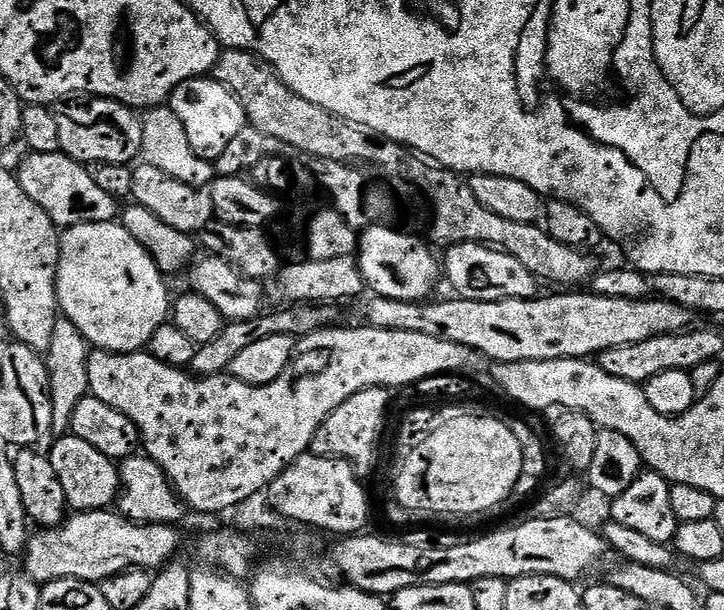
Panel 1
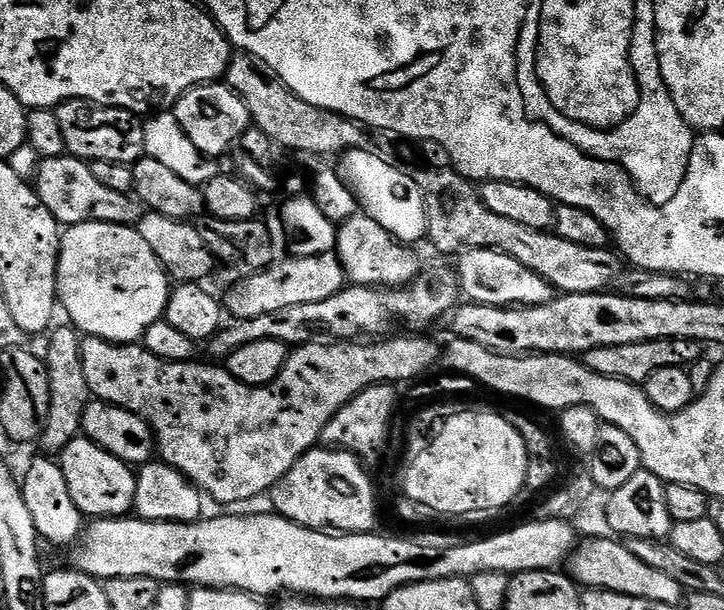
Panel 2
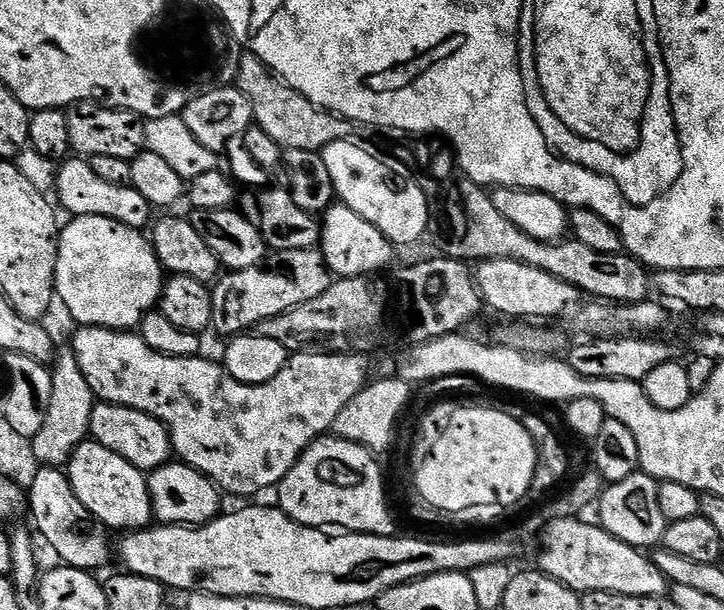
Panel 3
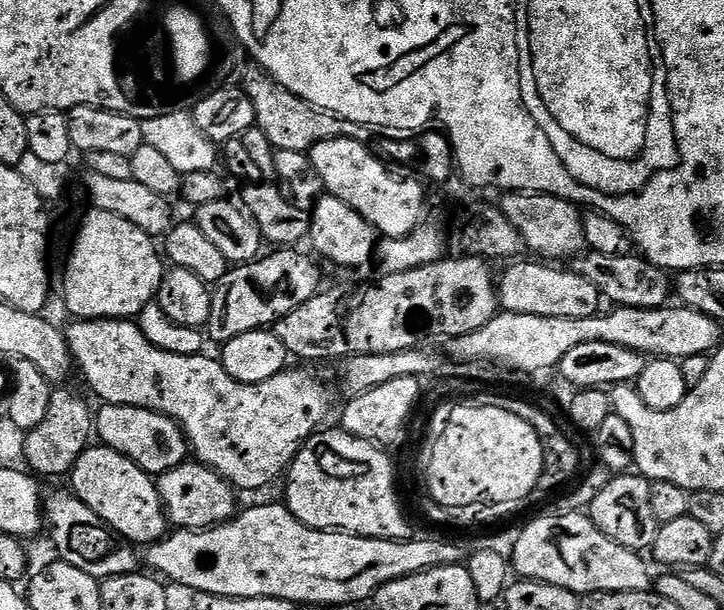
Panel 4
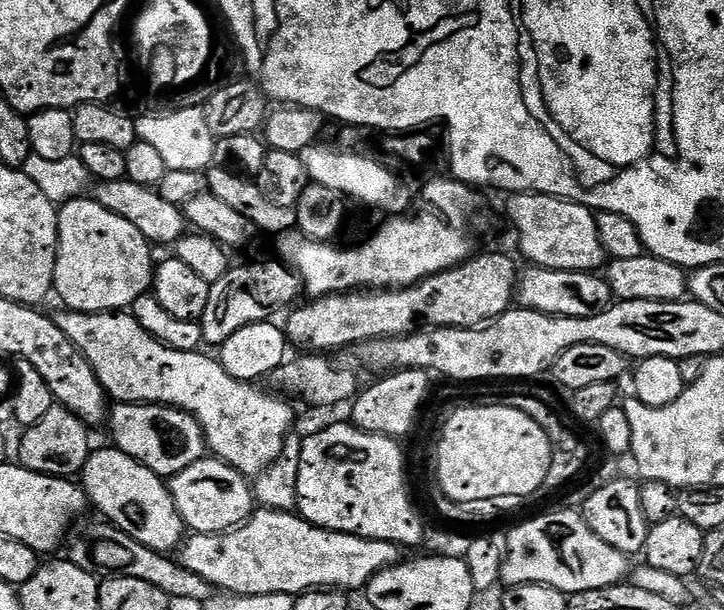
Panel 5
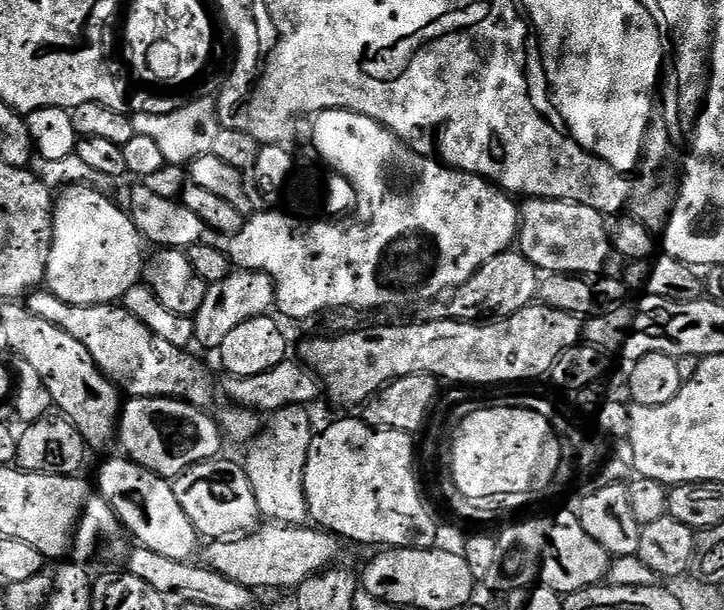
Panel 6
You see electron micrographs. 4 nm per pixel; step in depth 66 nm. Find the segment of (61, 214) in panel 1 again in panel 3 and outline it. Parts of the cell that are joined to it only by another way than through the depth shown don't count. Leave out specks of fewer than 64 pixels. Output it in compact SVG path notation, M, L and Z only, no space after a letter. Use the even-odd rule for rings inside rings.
M68 158L59 165L56 175L56 186L54 189L55 199L60 199L59 207L69 213L69 217L97 216L98 218L110 218L114 222L122 222L126 226L137 230L144 230L153 223L154 209L142 194L132 186L113 186L103 178L94 174L91 163L84 158Z

